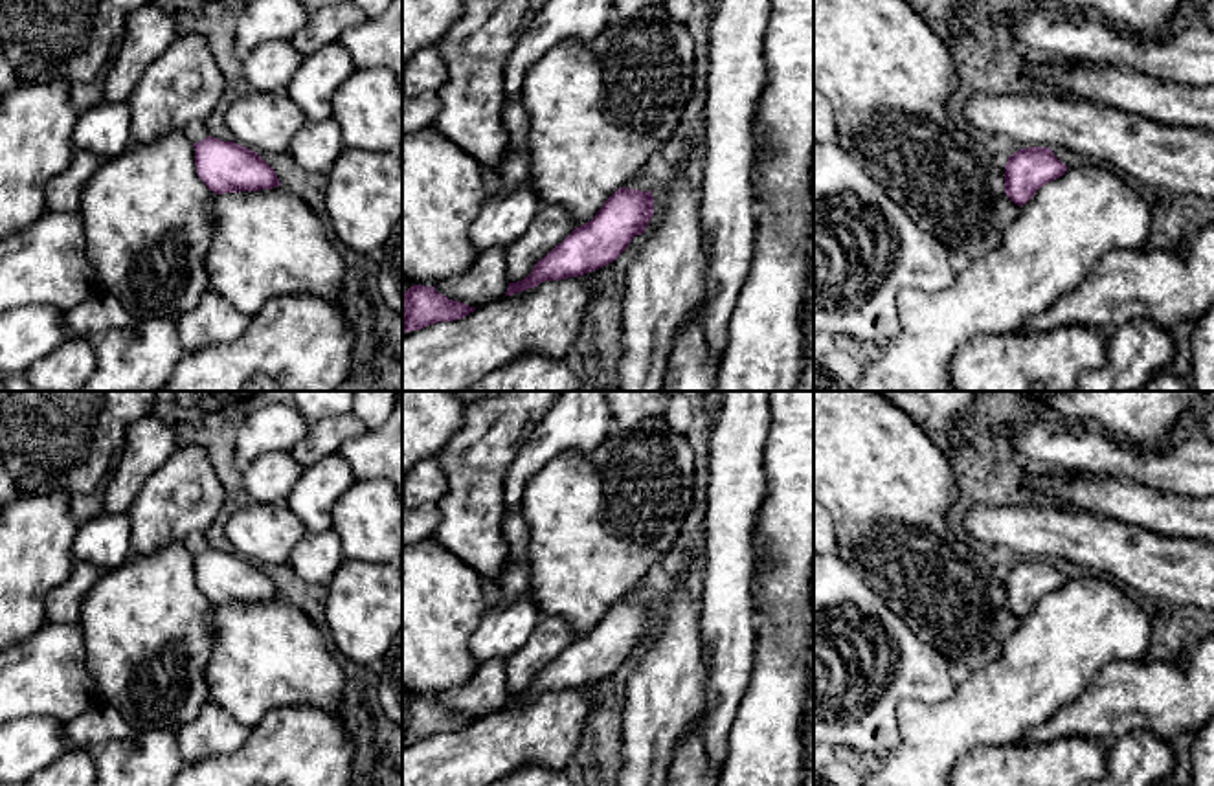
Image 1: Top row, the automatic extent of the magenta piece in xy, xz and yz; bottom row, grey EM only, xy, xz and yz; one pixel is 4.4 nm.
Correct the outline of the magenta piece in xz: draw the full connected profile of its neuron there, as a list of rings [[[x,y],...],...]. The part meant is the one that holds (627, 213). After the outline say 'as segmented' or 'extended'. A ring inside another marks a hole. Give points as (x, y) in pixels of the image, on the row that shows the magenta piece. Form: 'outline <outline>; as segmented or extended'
outline [[[621,187],[599,213],[575,228],[533,272],[509,283],[503,298],[479,309],[448,299],[435,286],[413,285],[402,292],[402,391],[468,391],[489,371],[522,354],[573,356],[584,312],[593,298],[590,277],[613,263],[654,215],[652,191]]]; extended

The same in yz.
outline [[[1029,147],[1008,156],[1005,169],[1005,193],[1019,206],[1019,215],[1005,230],[1003,242],[972,259],[942,292],[904,288],[900,331],[876,360],[863,362],[863,373],[852,380],[854,391],[953,391],[950,364],[964,342],[1019,327],[1074,290],[1106,253],[1146,246],[1148,200],[1106,165],[1067,167],[1052,149]]]; extended

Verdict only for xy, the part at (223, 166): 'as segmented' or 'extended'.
extended

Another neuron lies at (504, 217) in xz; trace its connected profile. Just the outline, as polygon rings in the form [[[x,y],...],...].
[[[529,182],[489,196],[470,224],[470,242],[476,252],[512,244],[529,228],[540,204]]]

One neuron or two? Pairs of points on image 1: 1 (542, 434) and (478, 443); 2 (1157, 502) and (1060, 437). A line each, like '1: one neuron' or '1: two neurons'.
1: two neurons
2: two neurons

